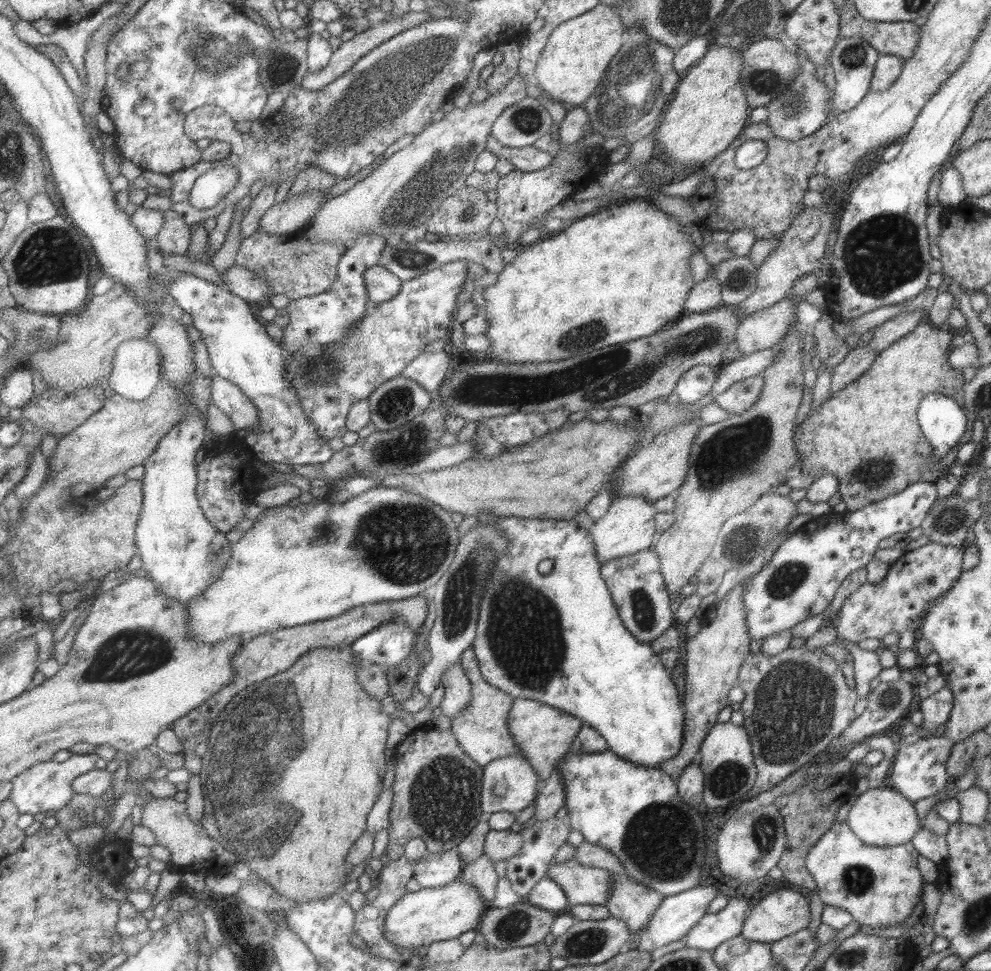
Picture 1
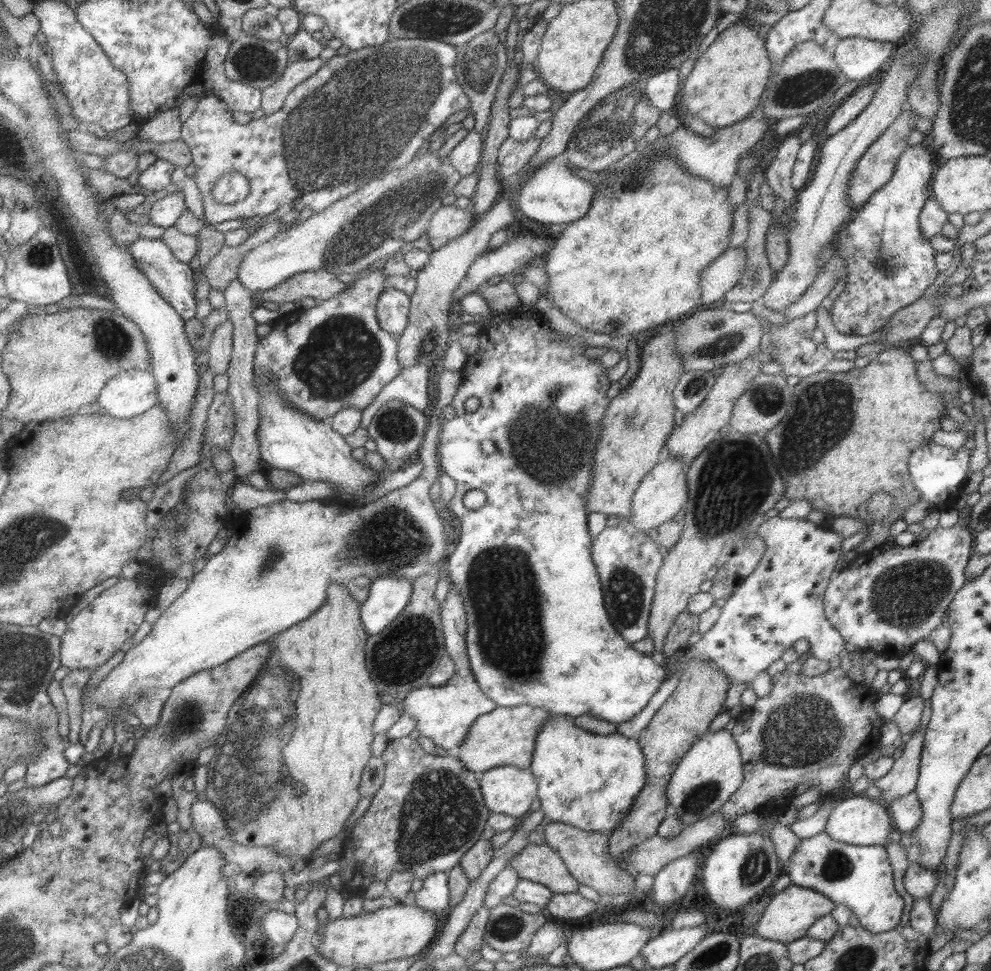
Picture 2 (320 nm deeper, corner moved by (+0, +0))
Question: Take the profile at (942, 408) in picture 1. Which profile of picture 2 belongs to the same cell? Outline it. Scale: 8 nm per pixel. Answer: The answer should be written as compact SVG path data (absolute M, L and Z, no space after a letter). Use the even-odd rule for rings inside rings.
M933 442L915 448L908 459L908 472L910 481L919 493L918 500L931 502L937 511L945 508L956 509L958 495L963 491L968 476L970 453L964 446L958 450L951 450L947 446L938 446Z

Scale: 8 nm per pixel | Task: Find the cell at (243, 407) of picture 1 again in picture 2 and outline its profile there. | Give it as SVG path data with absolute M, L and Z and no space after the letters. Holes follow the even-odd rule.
M231 319L222 322L215 329L208 353L210 354L209 367L217 375L227 374L234 349L234 330L235 325Z

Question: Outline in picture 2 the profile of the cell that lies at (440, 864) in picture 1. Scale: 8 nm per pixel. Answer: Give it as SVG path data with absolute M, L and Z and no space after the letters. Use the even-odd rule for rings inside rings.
M443 872L427 876L423 885L415 893L415 905L429 913L441 914L448 907L449 888L448 877Z

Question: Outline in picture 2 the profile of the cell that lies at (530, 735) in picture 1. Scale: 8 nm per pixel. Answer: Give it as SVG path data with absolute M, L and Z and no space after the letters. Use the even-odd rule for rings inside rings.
M529 705L495 707L491 712L477 716L467 731L464 742L454 752L463 766L478 775L497 766L510 764L529 768L534 749L535 735L551 713Z

